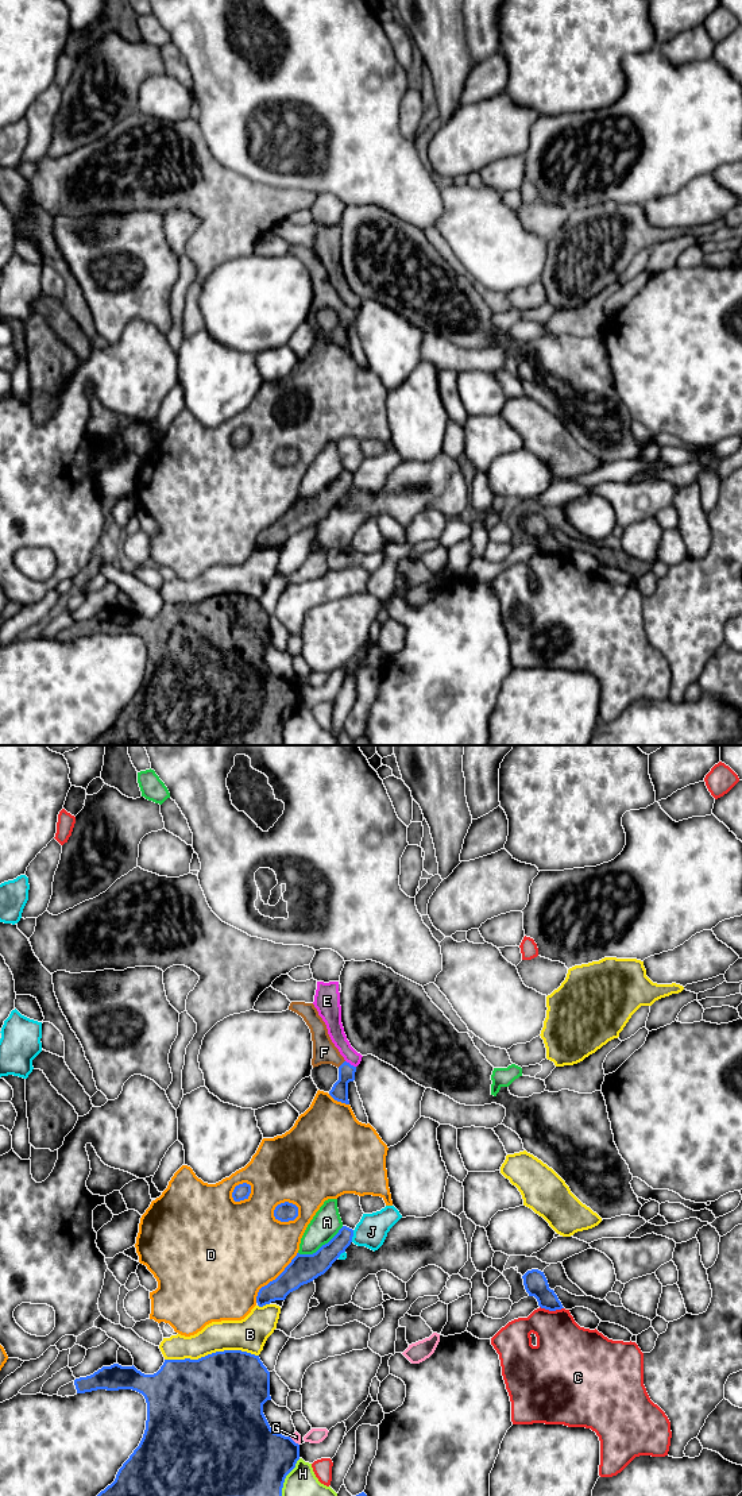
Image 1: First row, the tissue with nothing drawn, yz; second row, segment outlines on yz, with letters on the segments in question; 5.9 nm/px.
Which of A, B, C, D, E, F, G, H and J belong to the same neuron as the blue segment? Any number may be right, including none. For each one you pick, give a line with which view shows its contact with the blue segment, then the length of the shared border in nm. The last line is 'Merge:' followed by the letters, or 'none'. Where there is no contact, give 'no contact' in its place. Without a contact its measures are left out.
F: contact in yz; length 60 nm
Merge: F

